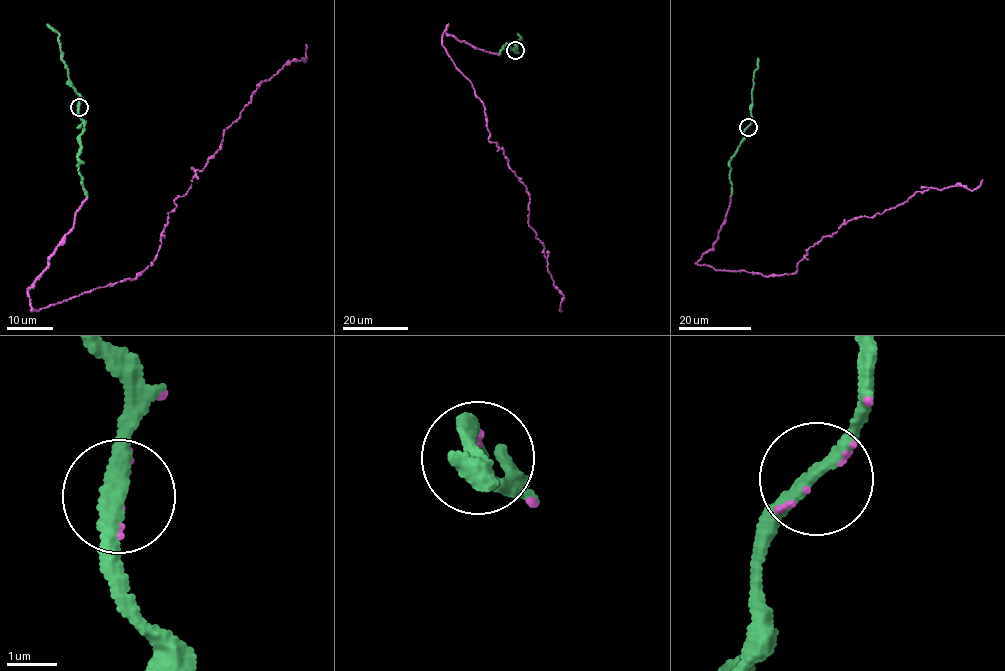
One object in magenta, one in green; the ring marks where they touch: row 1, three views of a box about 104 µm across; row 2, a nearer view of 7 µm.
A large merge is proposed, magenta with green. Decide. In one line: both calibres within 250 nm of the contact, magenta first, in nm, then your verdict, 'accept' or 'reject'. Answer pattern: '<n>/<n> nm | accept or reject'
50/300 nm | accept

